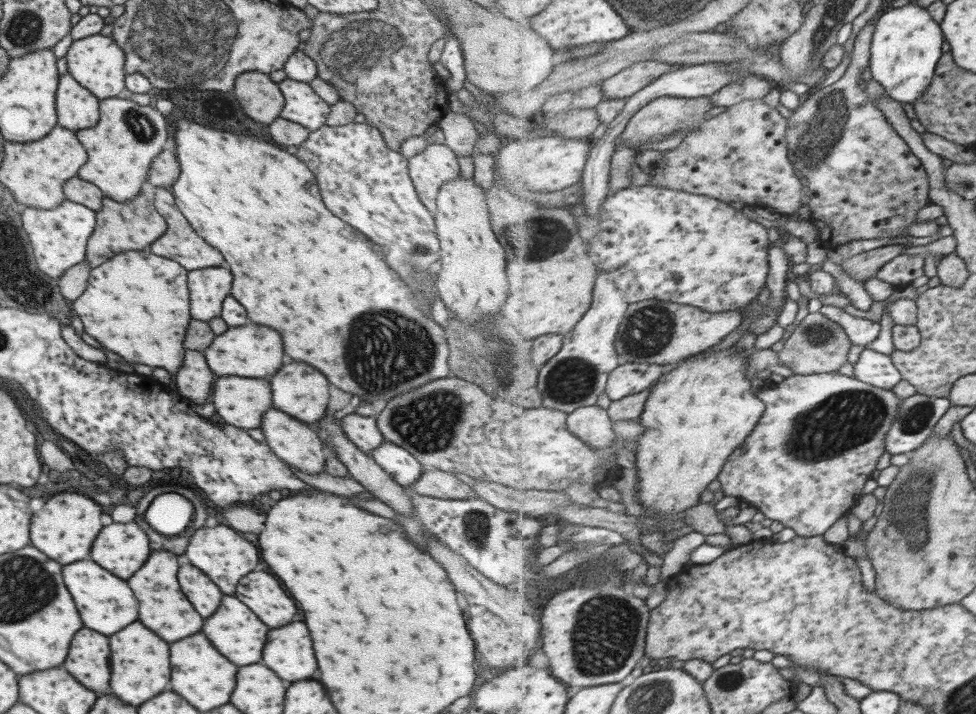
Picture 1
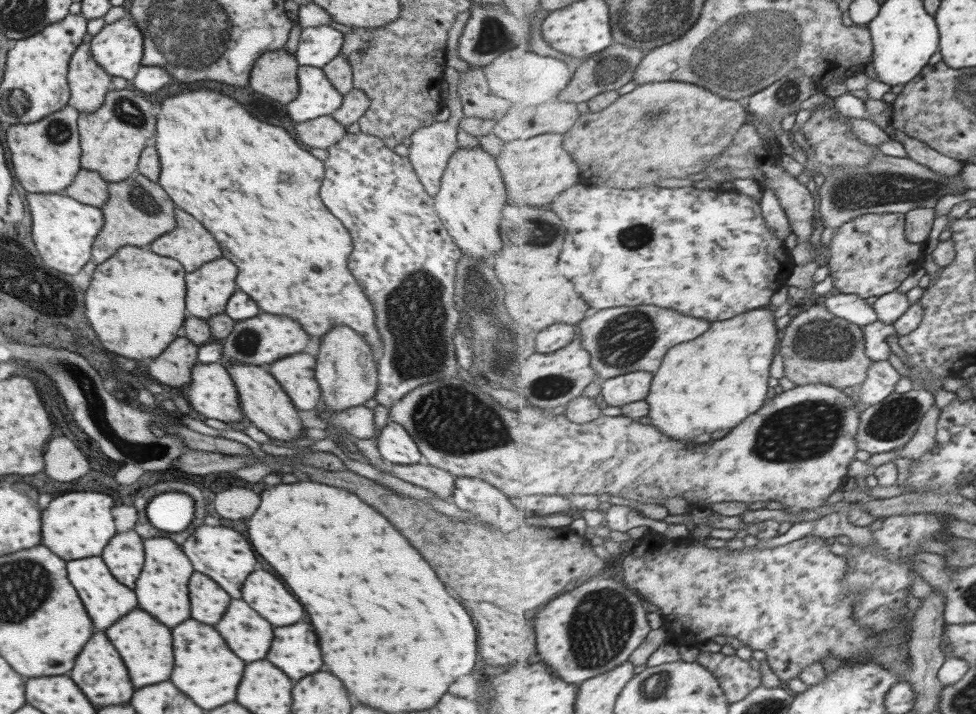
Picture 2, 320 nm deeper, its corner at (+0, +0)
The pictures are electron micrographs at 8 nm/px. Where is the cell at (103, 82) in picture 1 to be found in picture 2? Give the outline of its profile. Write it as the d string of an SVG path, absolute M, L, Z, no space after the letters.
M128 15L103 27L91 38L89 50L106 73L131 81L140 67L143 38Z

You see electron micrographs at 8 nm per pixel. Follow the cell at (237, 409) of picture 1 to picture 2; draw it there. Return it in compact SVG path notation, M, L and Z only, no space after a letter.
M220 362L195 363L190 368L185 394L197 417L215 418L225 423L239 422L243 418L233 381Z

